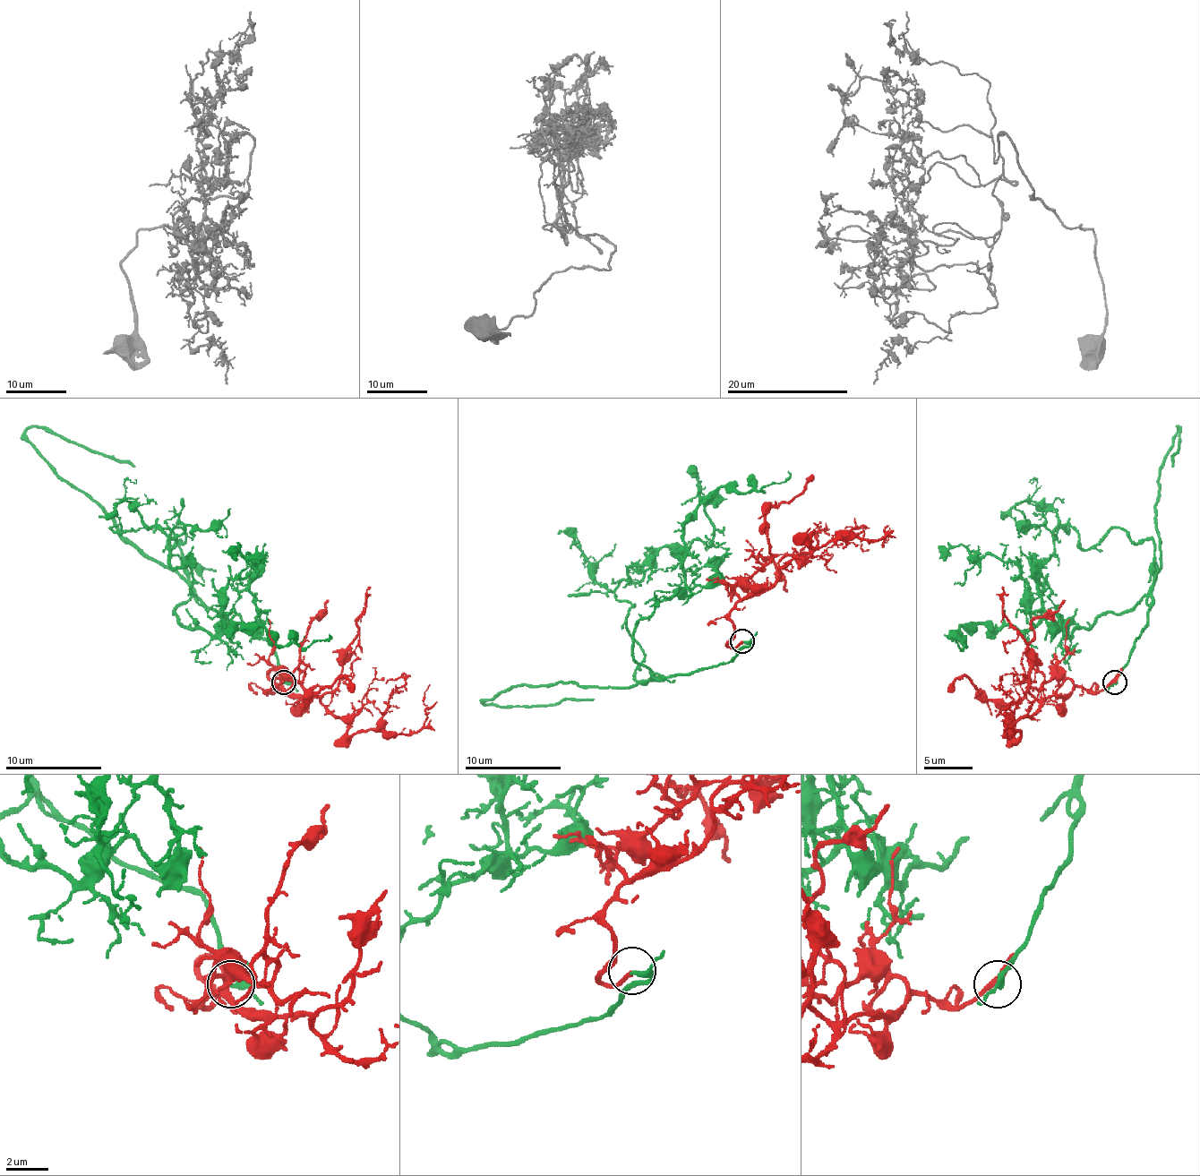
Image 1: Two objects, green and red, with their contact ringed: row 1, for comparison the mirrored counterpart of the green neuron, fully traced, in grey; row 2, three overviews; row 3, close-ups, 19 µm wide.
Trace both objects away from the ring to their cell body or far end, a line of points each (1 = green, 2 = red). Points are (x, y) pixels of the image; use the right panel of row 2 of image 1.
1: (1114, 682), (1145, 629), (1160, 570), (1157, 476), (1178, 425), (1174, 467)
2: (1114, 682), (1121, 669), (1099, 691), (1051, 696), (1012, 737), (1005, 710), (1020, 693), (1010, 684)

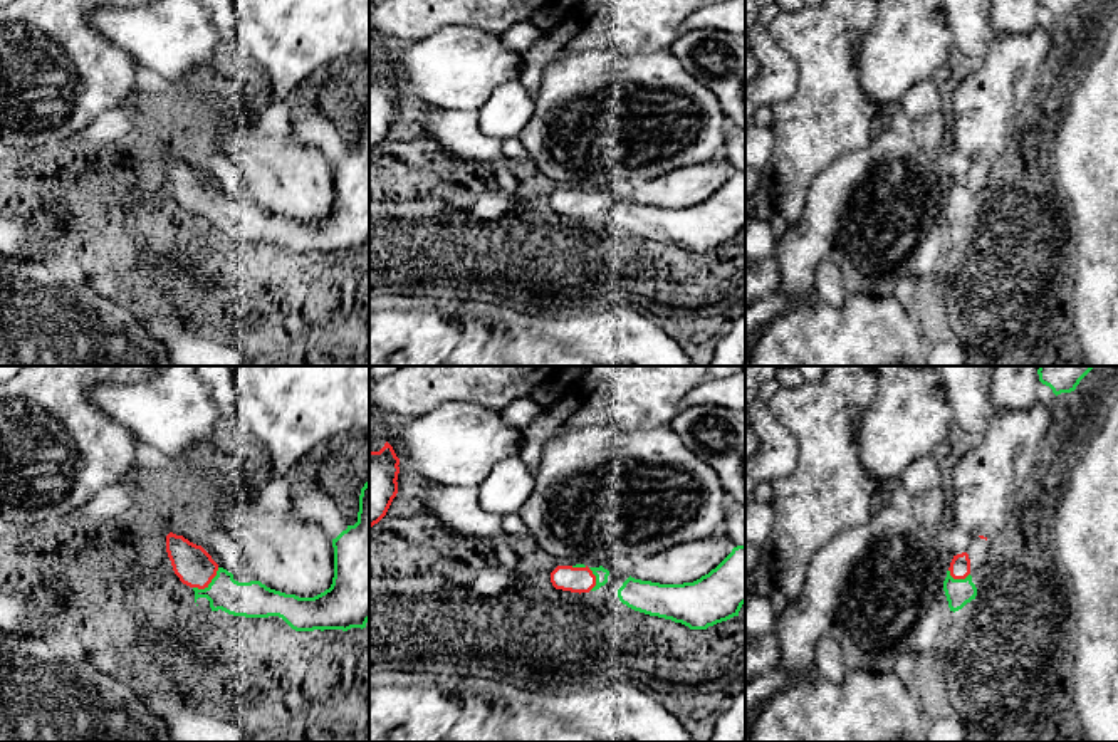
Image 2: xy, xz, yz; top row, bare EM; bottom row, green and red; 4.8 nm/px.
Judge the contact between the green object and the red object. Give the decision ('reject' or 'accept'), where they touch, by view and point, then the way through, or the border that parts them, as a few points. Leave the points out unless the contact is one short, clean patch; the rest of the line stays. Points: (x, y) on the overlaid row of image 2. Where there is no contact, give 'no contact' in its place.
accept; meets green in xz at (590, 568)

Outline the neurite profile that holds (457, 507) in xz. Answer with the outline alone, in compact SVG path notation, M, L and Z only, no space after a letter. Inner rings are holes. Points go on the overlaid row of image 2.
M428 483L420 499L421 509L458 537L487 539L504 534L502 517L480 505L478 487Z

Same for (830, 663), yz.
M829 636L821 638L814 648L816 675L841 683L849 671L839 643Z

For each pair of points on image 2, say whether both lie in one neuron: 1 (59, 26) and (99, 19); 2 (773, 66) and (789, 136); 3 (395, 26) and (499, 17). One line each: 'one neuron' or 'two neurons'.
1: two neurons
2: two neurons
3: one neuron

